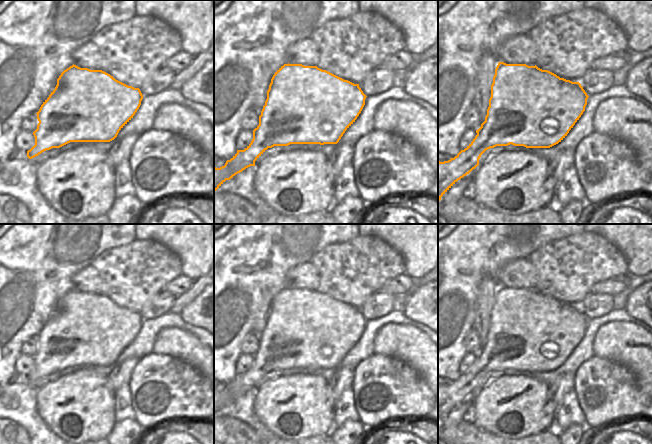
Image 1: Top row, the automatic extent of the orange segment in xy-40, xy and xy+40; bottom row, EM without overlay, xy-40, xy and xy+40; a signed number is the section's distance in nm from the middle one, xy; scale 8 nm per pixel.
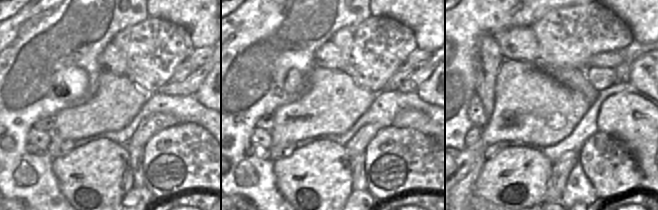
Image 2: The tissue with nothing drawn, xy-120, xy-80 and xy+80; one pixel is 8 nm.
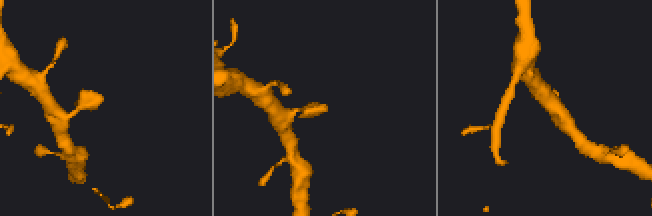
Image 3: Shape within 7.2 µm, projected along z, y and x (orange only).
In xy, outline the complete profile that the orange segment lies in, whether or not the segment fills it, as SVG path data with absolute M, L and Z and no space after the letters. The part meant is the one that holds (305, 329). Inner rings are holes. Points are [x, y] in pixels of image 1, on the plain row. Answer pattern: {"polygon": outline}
{"polygon": "M284 288L273 299L267 323L259 340L259 349L253 354L253 363L244 374L227 384L225 389L214 391L214 416L226 405L233 402L250 390L268 373L274 370L288 370L290 368L337 368L345 355L355 346L361 337L366 319L359 308L344 304L317 290L304 290L302 288Z"}

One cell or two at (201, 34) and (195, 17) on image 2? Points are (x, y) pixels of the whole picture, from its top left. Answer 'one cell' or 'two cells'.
one cell

